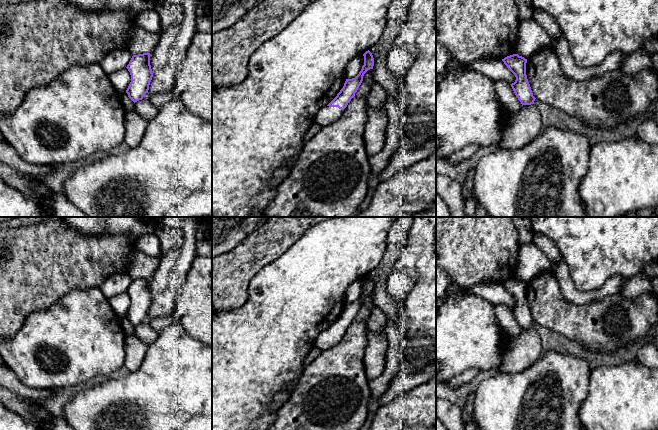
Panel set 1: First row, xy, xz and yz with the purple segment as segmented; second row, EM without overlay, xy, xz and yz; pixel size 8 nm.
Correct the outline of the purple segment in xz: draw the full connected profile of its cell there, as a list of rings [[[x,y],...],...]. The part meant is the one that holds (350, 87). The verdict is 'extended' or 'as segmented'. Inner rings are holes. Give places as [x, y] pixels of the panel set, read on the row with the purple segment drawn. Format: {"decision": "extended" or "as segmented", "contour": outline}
{"decision": "extended", "contour": [[[368,50],[363,56],[364,65],[359,74],[355,78],[346,79],[343,88],[337,96],[327,106],[321,108],[317,112],[314,122],[316,122],[321,128],[336,121],[342,115],[343,110],[355,96],[355,93],[361,85],[364,74],[368,70],[373,69],[374,58],[372,53]]]}

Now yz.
{"decision": "as segmented", "contour": [[[513,54],[505,57],[502,61],[516,77],[516,80],[511,84],[511,87],[522,106],[534,104],[536,98],[533,96],[526,75],[527,59],[518,54]]]}

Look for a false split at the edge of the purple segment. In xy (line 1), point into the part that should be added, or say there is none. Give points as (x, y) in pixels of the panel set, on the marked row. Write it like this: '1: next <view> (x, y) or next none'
1: next none

